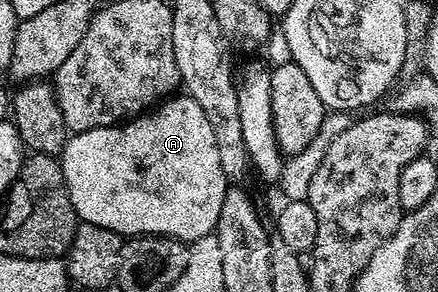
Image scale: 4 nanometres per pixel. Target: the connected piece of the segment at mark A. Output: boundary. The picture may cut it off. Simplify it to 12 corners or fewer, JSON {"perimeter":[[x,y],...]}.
{"perimeter":[[172,96],[61,154],[80,222],[214,233],[229,179],[205,111]]}

